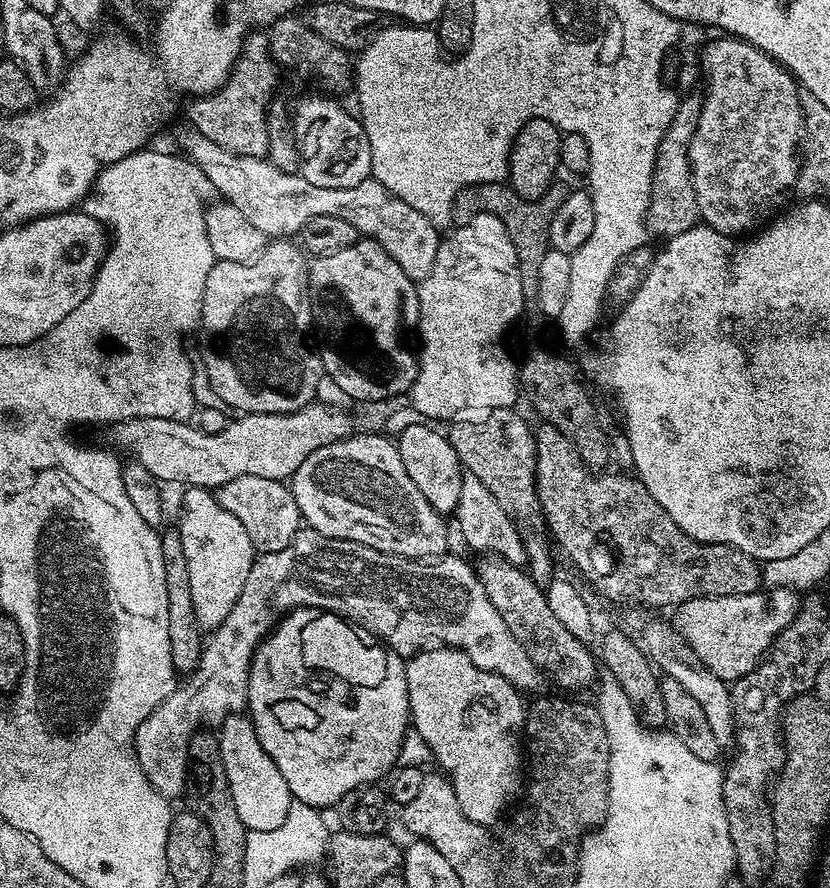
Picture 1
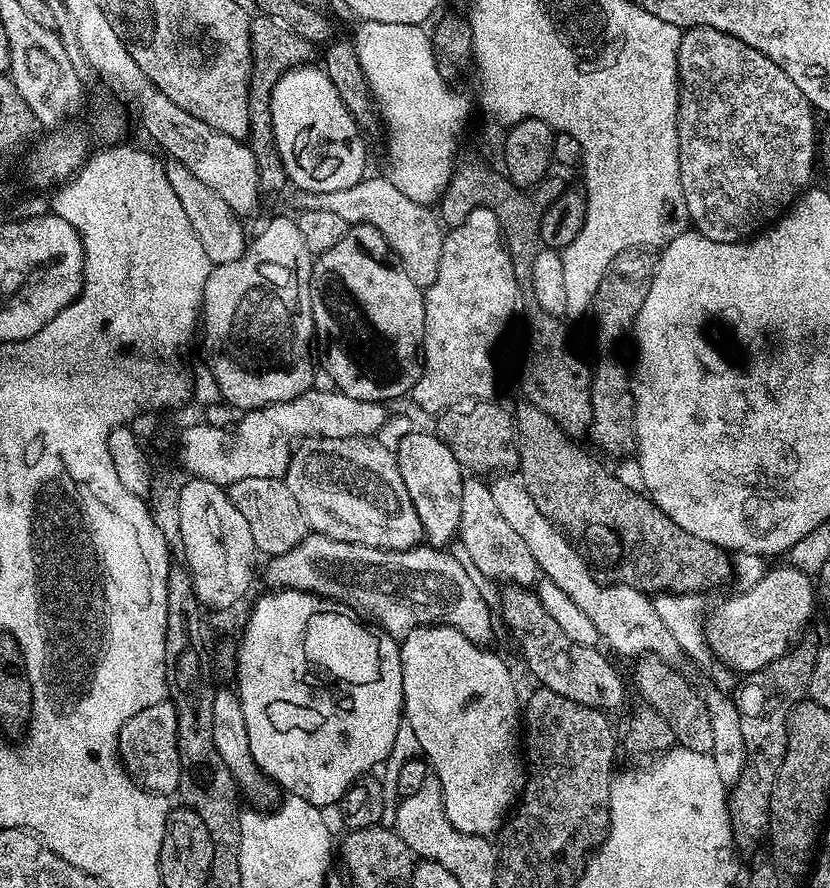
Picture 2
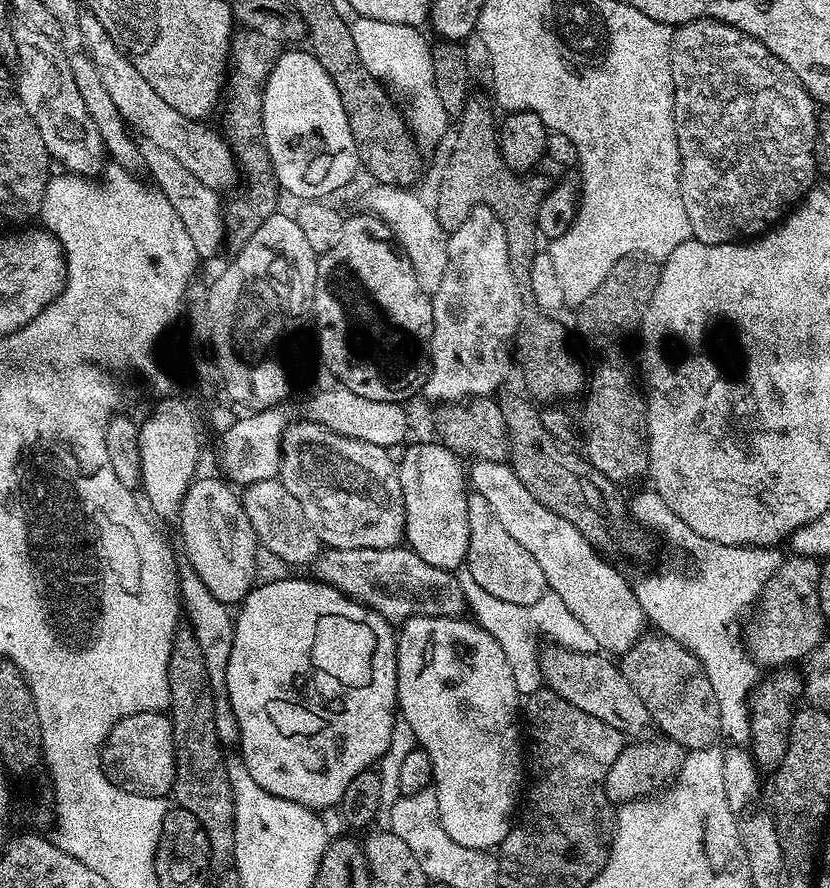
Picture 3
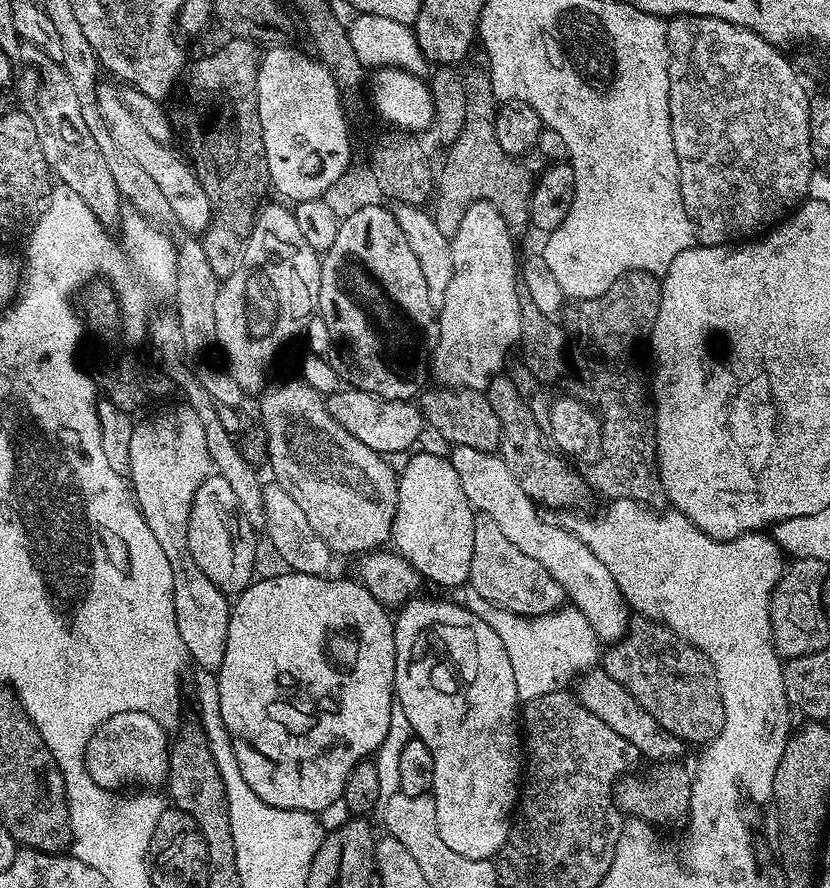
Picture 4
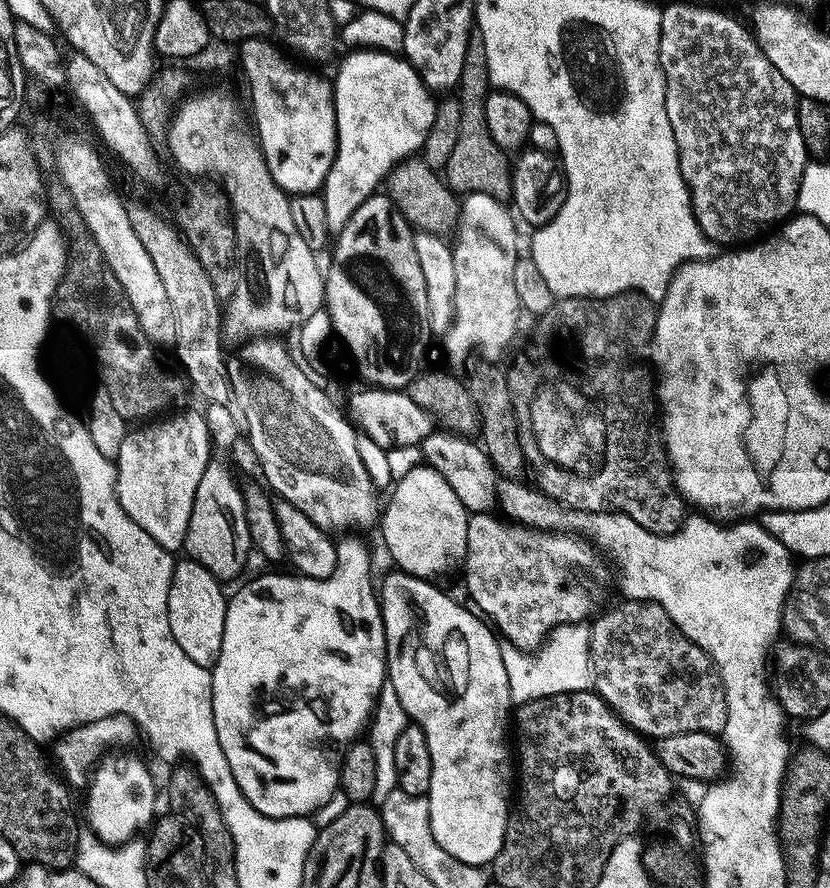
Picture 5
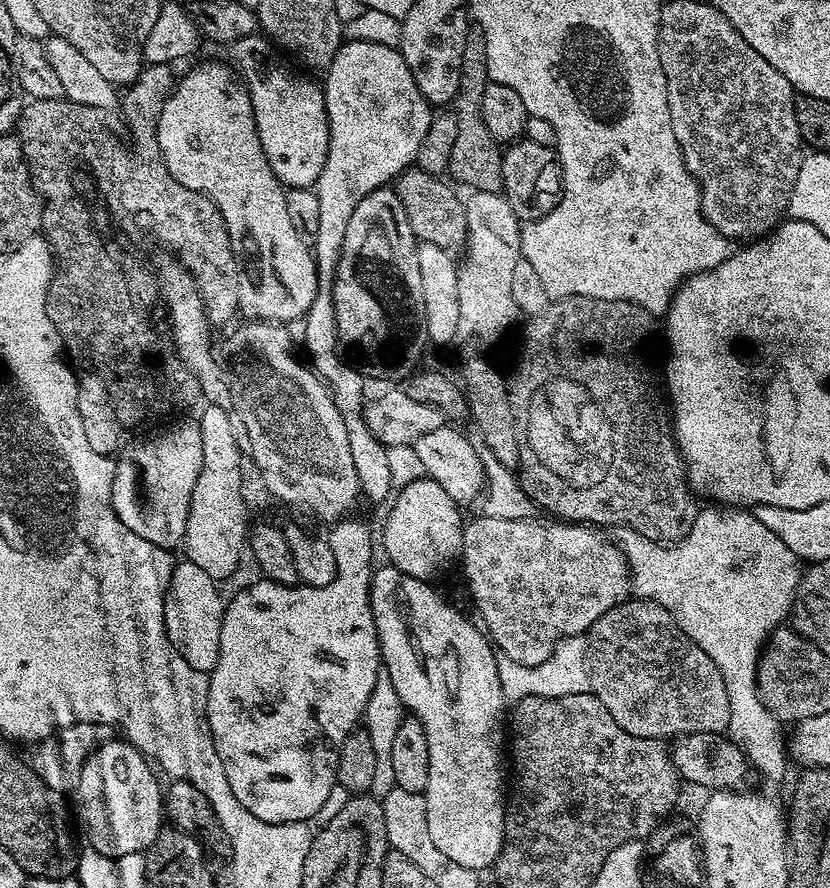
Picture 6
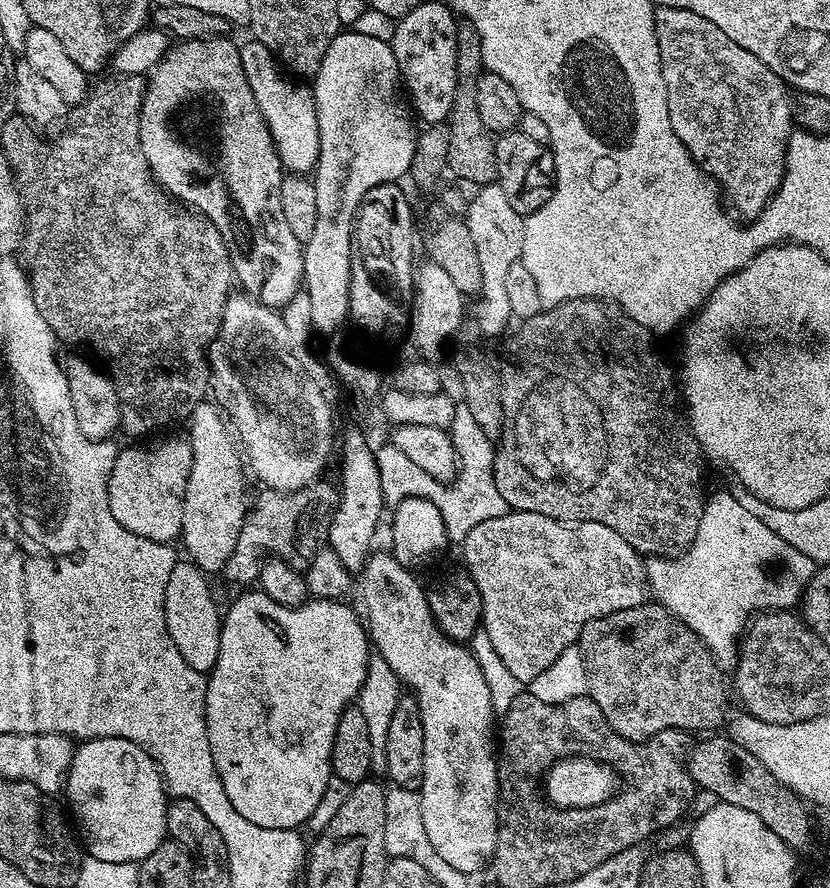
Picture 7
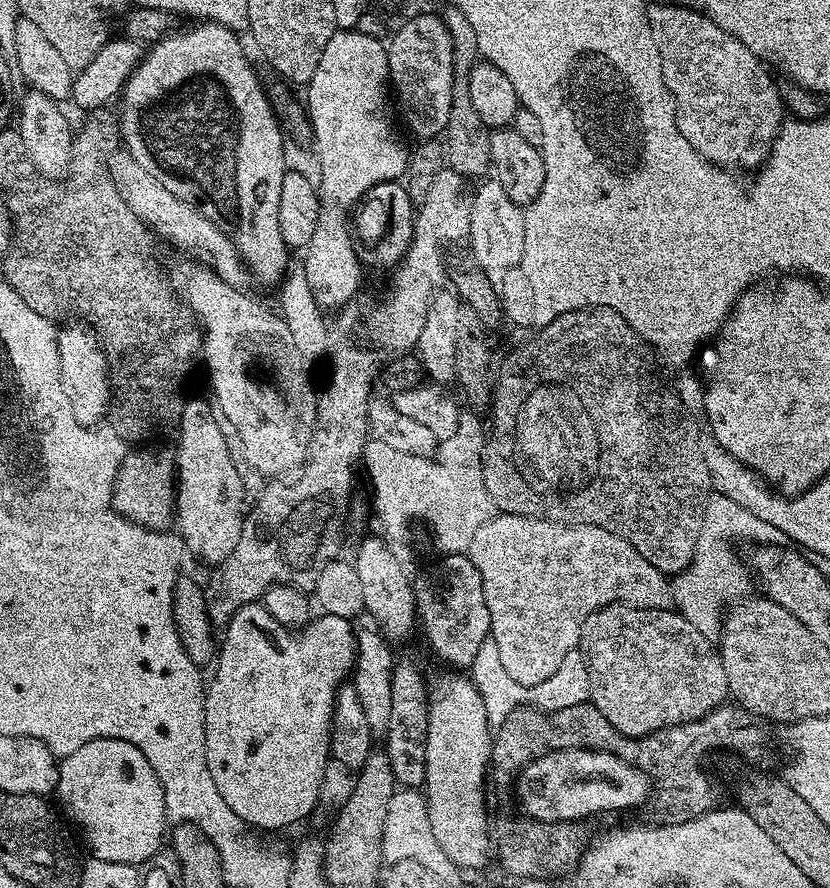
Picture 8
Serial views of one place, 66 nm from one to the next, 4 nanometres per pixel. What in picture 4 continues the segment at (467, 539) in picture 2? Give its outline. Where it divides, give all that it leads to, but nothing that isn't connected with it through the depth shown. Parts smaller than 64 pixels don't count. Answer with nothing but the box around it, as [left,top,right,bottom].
[468,518,566,616]

